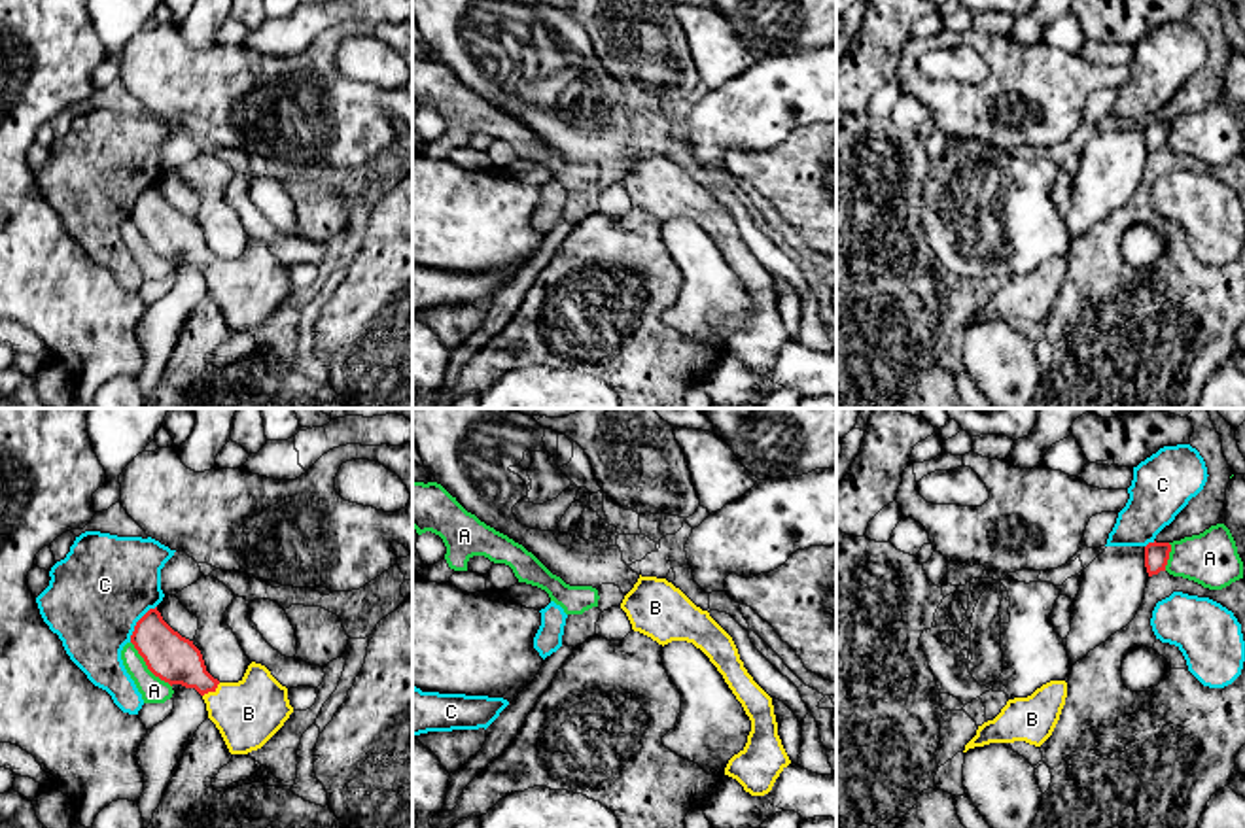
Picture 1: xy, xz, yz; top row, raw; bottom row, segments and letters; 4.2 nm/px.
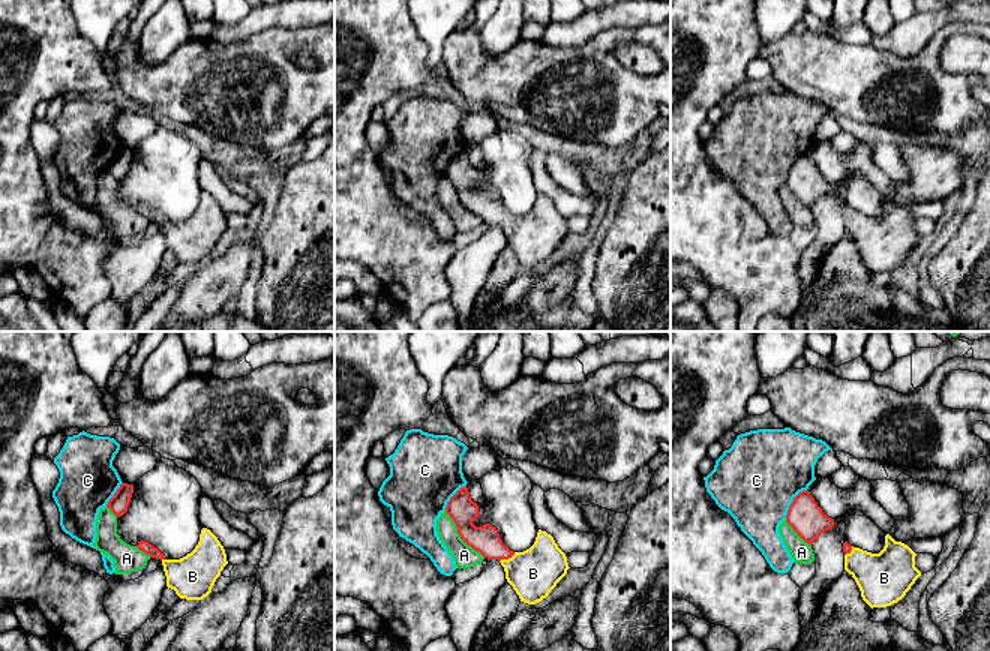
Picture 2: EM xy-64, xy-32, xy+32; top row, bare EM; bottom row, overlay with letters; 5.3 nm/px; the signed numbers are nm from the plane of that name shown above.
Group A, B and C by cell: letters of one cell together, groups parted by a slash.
A / B / C

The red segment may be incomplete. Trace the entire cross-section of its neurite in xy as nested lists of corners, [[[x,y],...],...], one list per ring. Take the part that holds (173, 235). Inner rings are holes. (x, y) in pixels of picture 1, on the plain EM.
[[[149,185],[134,202],[131,219],[144,234],[148,246],[161,257],[195,265],[208,287],[208,295],[219,306],[231,331],[248,331],[261,325],[289,295],[293,284],[288,276],[288,265],[282,263],[271,248],[252,238],[238,259],[219,259],[214,255],[204,242],[201,227],[193,217],[174,208],[155,185]]]

